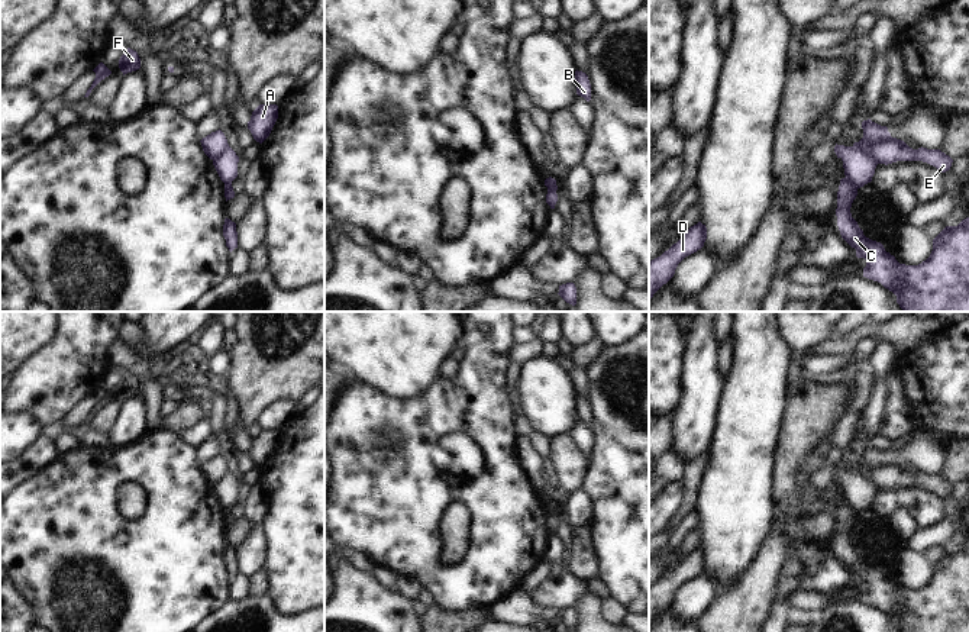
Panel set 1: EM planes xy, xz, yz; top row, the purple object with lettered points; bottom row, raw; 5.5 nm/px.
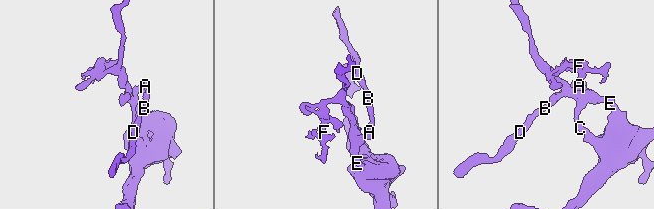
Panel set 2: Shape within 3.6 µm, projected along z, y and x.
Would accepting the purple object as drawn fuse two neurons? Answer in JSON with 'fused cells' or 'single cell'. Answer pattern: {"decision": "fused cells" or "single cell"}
{"decision": "fused cells"}

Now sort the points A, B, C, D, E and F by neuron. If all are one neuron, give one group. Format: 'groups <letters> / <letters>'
groups A B D / C E F

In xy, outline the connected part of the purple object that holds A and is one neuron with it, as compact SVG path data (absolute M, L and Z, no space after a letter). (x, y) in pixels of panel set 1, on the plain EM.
M259 429L248 446L248 454L251 455L253 464L262 468L271 458L275 446L278 444L277 429Z

